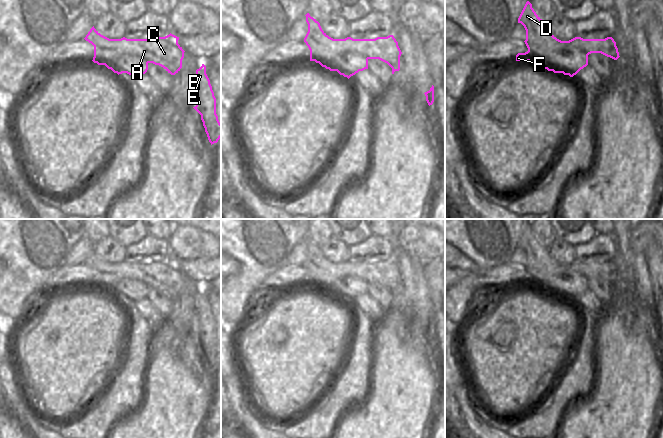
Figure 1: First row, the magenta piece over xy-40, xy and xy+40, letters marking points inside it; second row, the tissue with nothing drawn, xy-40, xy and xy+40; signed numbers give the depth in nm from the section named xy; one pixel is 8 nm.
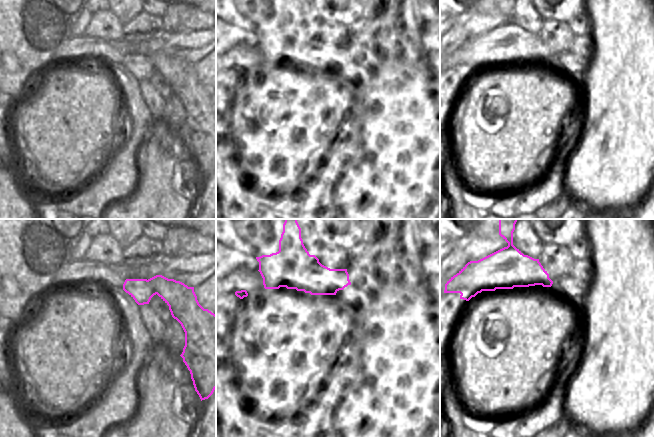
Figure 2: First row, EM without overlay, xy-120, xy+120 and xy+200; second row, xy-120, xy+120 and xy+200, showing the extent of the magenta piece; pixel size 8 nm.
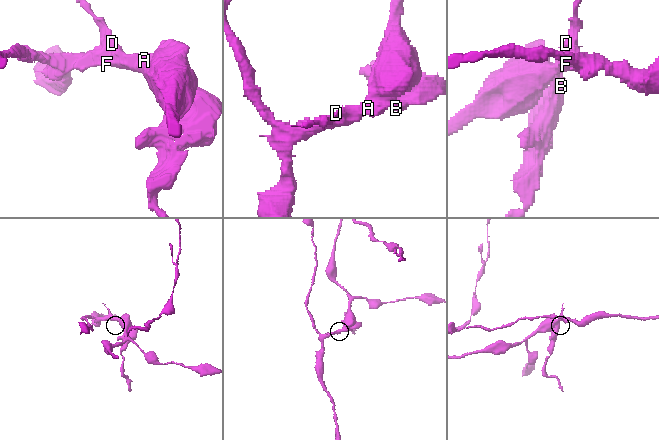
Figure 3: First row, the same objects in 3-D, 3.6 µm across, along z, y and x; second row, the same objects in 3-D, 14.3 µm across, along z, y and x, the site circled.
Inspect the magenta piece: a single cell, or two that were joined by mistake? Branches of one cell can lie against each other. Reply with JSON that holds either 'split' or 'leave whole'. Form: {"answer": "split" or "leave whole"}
{"answer": "split"}

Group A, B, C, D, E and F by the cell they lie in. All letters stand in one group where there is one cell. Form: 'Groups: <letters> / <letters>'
Groups: A B C D E / F

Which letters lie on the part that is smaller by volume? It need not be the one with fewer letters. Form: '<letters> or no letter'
A, B, C, D, E

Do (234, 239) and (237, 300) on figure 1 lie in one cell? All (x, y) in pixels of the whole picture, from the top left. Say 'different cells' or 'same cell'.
same cell

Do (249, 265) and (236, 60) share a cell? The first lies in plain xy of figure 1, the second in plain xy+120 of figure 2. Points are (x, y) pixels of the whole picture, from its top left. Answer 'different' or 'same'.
different

